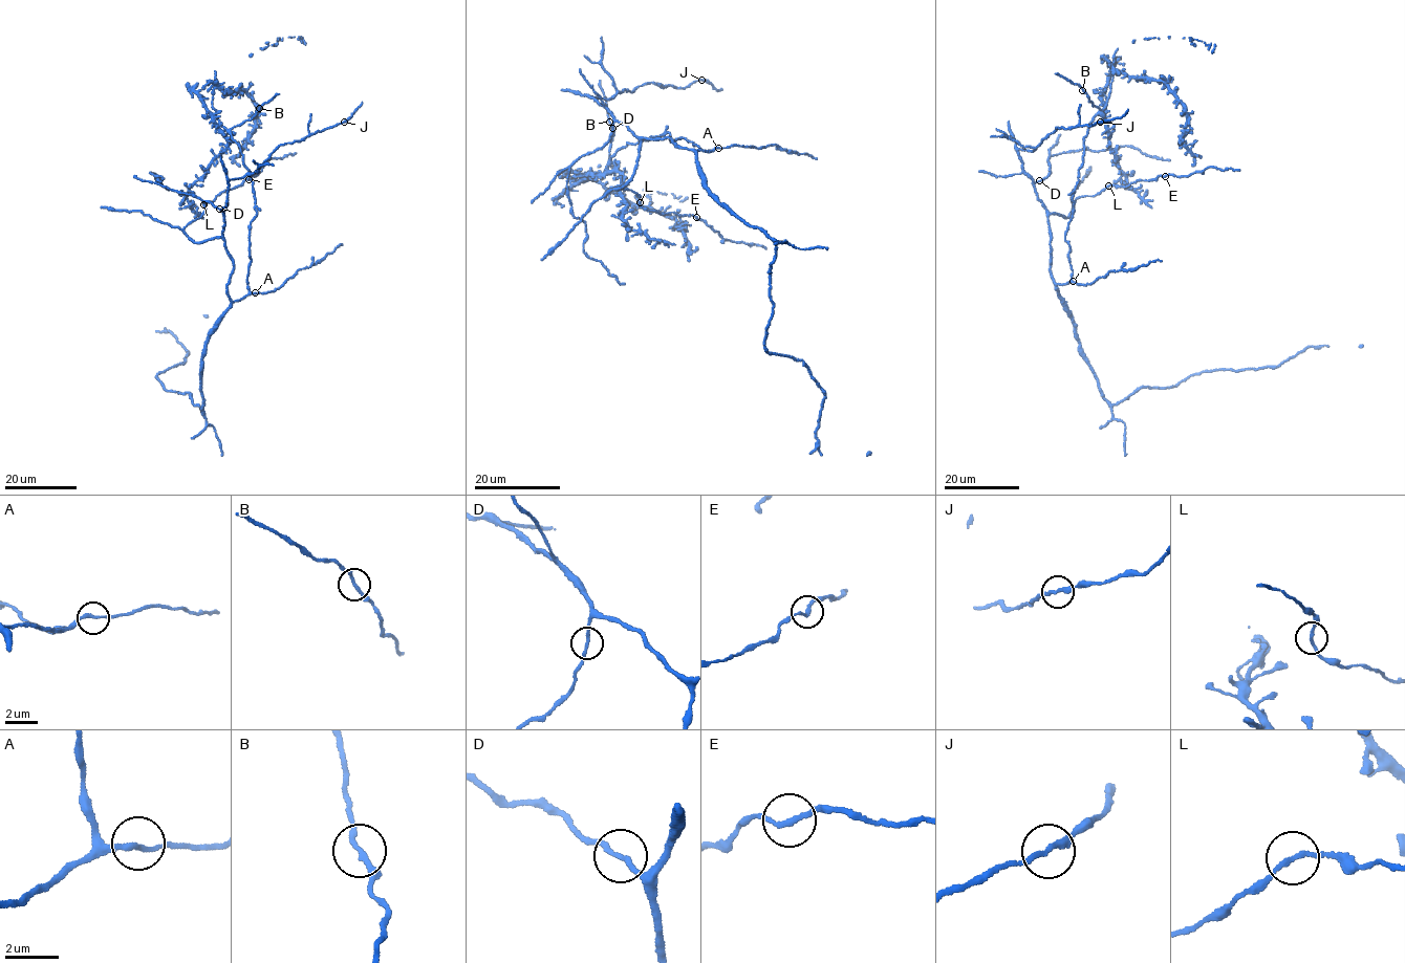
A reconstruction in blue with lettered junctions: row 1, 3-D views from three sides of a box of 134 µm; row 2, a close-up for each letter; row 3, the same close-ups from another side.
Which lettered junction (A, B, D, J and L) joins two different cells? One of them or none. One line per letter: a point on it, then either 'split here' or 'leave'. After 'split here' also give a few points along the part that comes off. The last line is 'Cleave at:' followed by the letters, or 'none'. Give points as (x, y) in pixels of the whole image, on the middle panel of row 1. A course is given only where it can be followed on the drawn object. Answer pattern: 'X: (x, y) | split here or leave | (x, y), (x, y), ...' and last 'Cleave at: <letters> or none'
A: (718, 148) | leave
B: (609, 122) | leave
D: (612, 128) | leave
J: (701, 80) | leave
L: (640, 202) | leave
Cleave at: none

